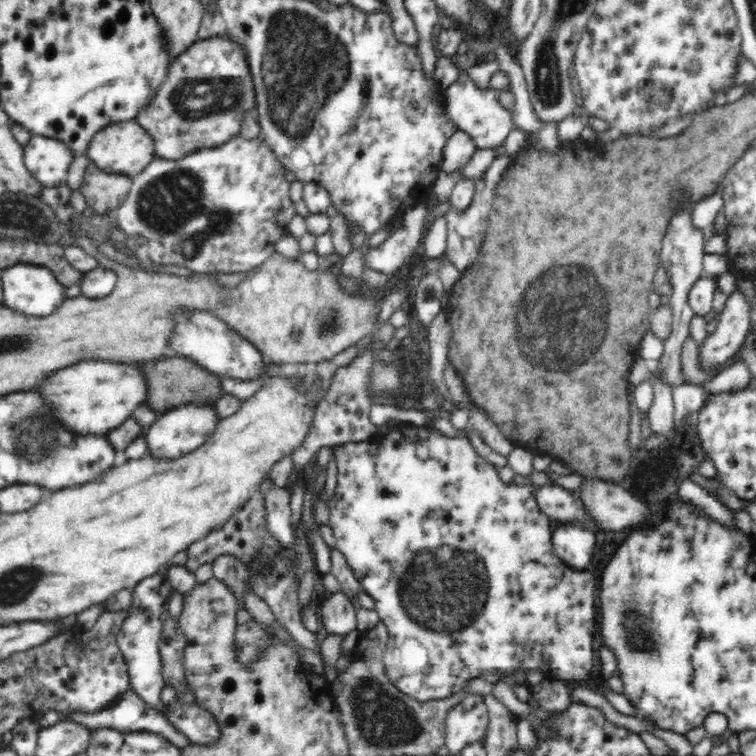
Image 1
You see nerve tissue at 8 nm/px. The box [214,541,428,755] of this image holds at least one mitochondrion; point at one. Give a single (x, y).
(381, 718)

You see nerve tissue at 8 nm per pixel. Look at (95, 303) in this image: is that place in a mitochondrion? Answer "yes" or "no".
no

